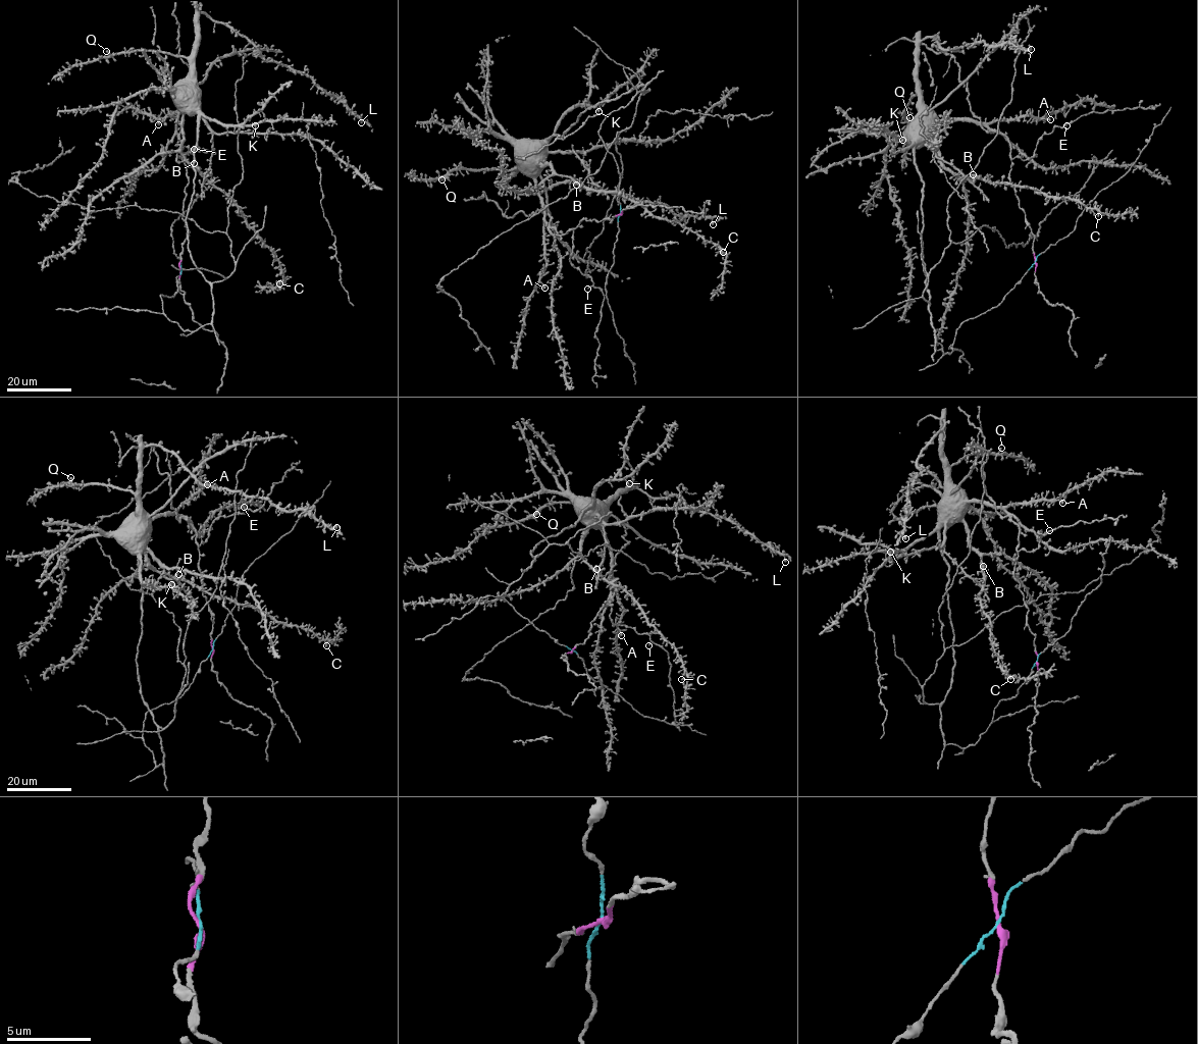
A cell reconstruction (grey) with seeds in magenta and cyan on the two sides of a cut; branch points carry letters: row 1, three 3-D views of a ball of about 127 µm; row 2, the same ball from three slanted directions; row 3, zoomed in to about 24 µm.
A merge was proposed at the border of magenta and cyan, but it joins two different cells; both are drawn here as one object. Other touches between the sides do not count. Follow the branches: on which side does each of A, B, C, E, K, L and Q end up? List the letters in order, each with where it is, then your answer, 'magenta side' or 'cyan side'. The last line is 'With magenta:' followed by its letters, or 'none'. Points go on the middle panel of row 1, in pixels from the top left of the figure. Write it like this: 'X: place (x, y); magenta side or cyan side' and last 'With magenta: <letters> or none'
A: place (544, 288); cyan side
B: place (576, 185); cyan side
C: place (723, 252); cyan side
E: place (587, 289); magenta side
K: place (598, 111); cyan side
L: place (713, 224); cyan side
Q: place (441, 179); cyan side
With magenta: E

